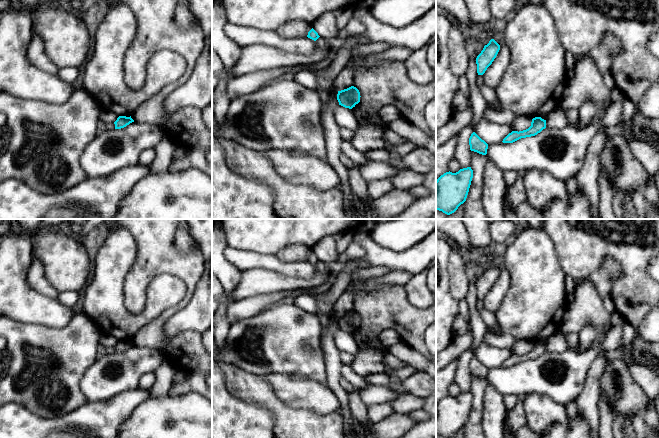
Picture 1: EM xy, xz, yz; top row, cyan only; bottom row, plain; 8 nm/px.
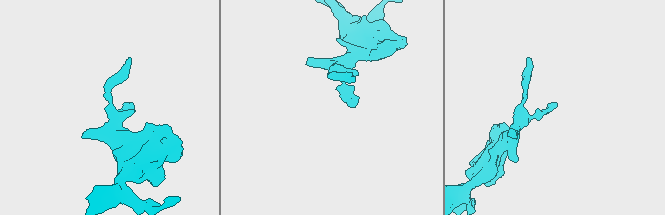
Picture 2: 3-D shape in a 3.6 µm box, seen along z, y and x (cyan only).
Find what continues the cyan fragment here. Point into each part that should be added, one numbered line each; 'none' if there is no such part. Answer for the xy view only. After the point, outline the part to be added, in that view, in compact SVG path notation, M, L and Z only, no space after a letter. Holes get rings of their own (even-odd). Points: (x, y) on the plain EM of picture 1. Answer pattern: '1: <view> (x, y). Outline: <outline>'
none

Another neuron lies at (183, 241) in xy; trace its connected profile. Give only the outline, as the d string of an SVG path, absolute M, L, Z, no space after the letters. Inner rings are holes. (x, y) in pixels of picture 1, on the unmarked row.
M179 228L175 237L175 245L181 252L189 252L194 244L193 238L185 228Z

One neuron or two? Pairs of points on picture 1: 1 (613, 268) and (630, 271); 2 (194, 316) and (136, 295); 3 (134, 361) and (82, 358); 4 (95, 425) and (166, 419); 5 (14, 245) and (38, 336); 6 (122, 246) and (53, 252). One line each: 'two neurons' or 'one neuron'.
1: two neurons
2: two neurons
3: two neurons
4: two neurons
5: two neurons
6: two neurons

